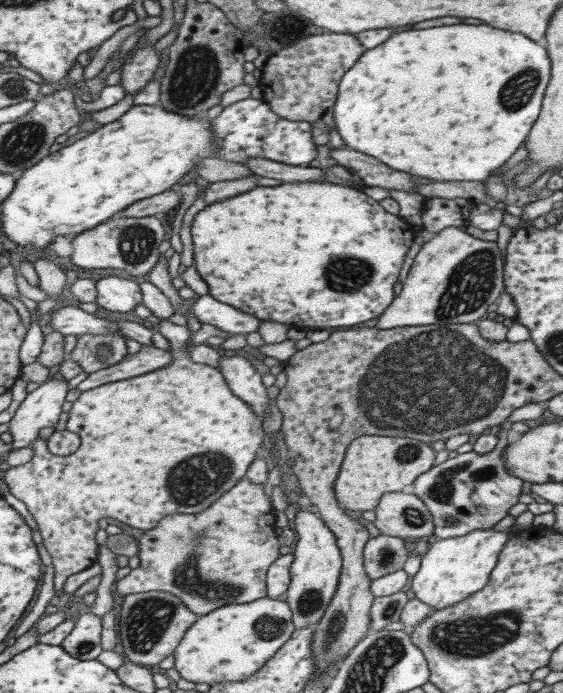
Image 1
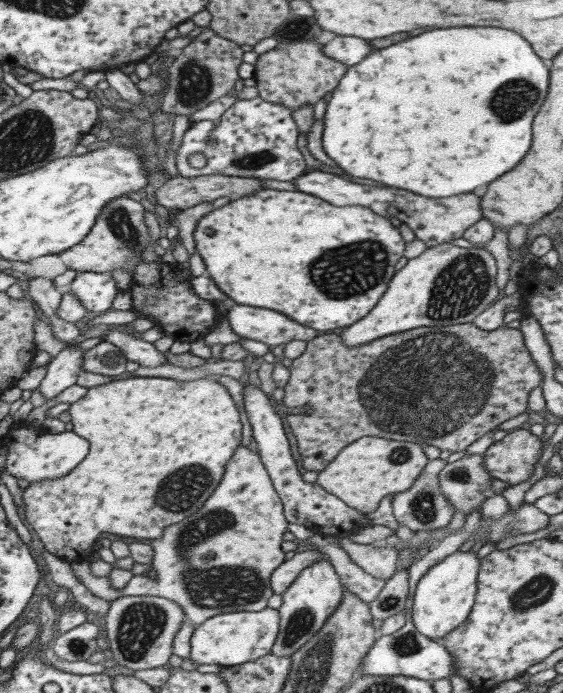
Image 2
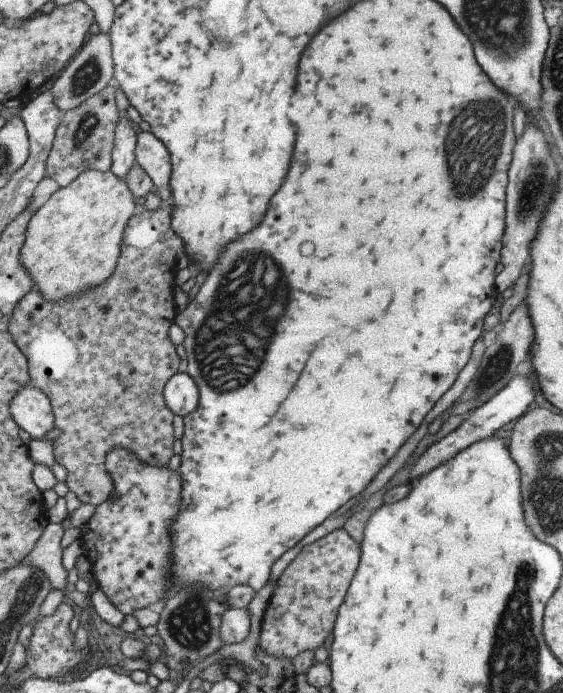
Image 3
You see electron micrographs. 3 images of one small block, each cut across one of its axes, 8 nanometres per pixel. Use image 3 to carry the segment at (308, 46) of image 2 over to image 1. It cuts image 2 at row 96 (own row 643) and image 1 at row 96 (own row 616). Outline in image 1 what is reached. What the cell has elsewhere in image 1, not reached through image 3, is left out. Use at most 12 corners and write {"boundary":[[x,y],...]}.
{"boundary":[[323,32],[274,52],[261,99],[309,124],[335,102],[363,54],[354,34]]}

